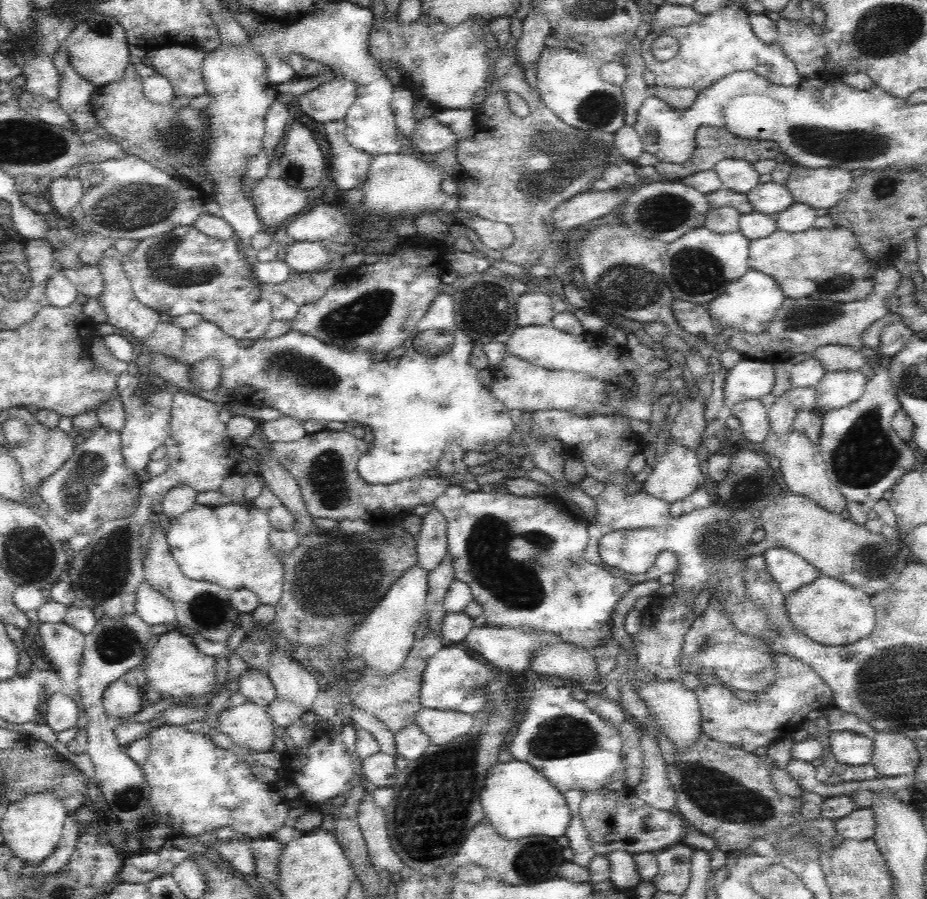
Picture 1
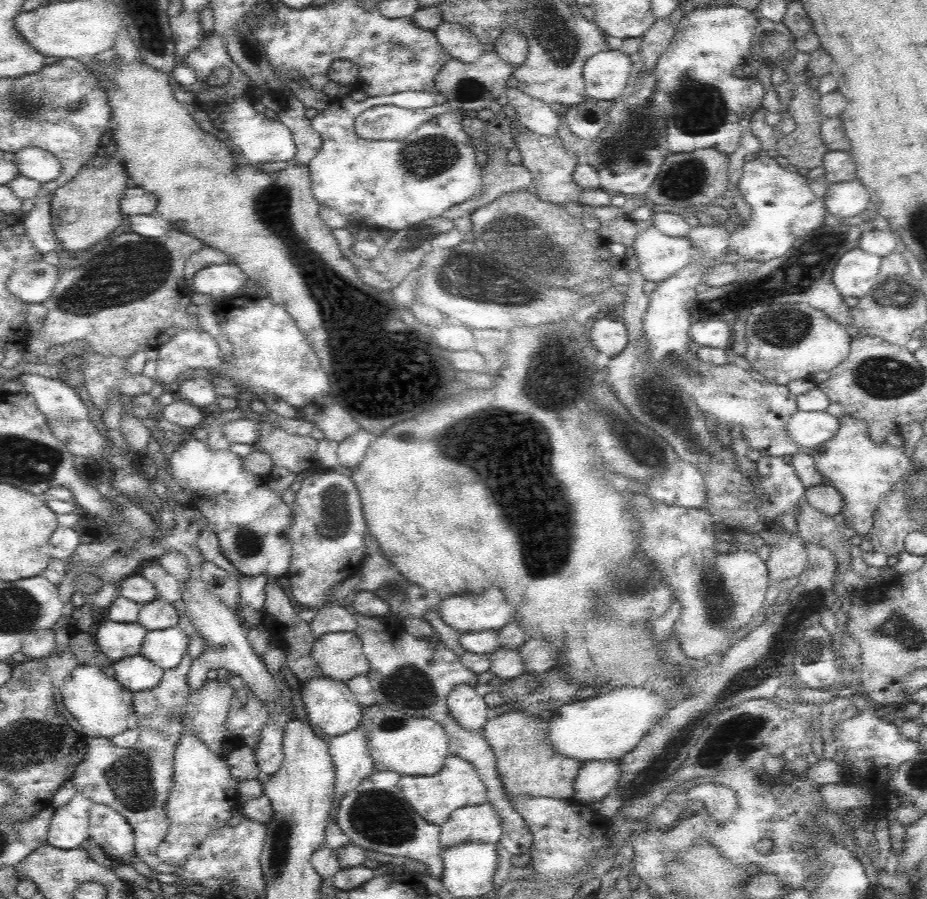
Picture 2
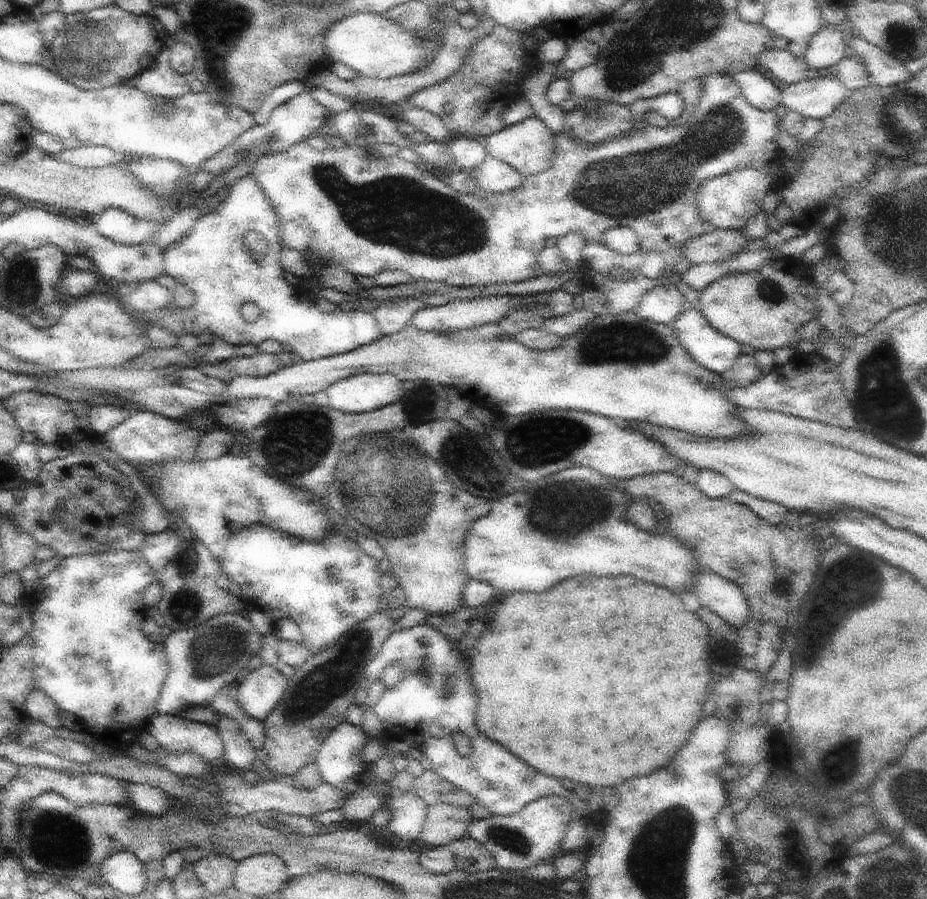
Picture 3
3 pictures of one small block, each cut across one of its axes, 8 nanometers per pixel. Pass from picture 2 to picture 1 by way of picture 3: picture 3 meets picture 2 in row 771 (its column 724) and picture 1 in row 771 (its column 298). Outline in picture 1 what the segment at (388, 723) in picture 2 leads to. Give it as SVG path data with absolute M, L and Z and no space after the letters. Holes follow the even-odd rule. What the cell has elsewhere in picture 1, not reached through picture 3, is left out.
M378 751L368 758L363 758L361 761L362 772L376 787L392 786L397 779L396 775L396 759L397 754L386 754Z

